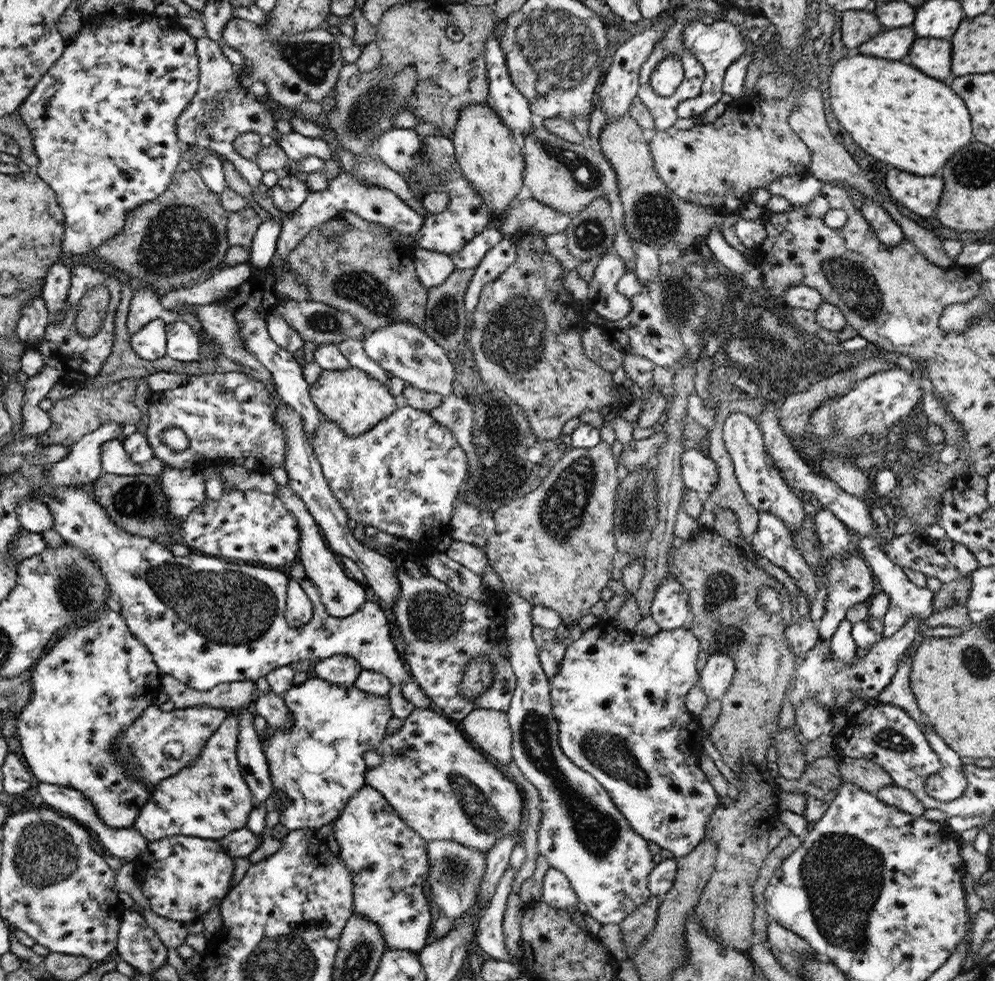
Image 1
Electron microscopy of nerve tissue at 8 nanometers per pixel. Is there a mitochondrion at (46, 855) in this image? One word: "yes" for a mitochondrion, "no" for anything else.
yes

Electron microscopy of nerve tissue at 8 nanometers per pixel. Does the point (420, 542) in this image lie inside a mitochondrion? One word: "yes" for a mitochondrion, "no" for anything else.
no

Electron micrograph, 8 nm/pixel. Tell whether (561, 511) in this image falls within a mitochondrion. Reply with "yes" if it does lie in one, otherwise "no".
yes

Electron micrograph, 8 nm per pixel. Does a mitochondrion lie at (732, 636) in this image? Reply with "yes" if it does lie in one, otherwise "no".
yes

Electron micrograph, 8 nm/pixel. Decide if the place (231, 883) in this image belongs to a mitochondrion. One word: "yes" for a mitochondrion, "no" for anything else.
no

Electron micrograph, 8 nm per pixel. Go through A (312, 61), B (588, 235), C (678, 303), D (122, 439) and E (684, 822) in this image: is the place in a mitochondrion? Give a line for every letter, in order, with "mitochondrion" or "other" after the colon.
A: mitochondrion
B: mitochondrion
C: mitochondrion
D: other
E: other

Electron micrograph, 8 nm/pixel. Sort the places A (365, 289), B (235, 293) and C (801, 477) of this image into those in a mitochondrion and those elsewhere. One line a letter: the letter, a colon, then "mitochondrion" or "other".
A: mitochondrion
B: other
C: other

